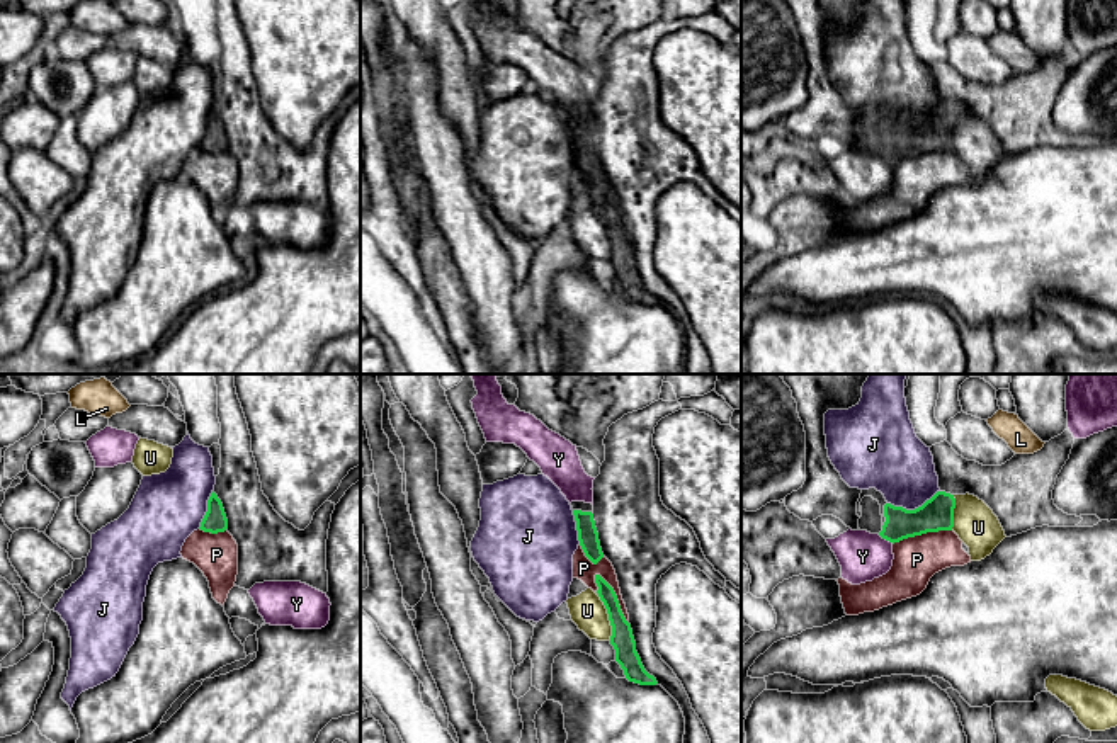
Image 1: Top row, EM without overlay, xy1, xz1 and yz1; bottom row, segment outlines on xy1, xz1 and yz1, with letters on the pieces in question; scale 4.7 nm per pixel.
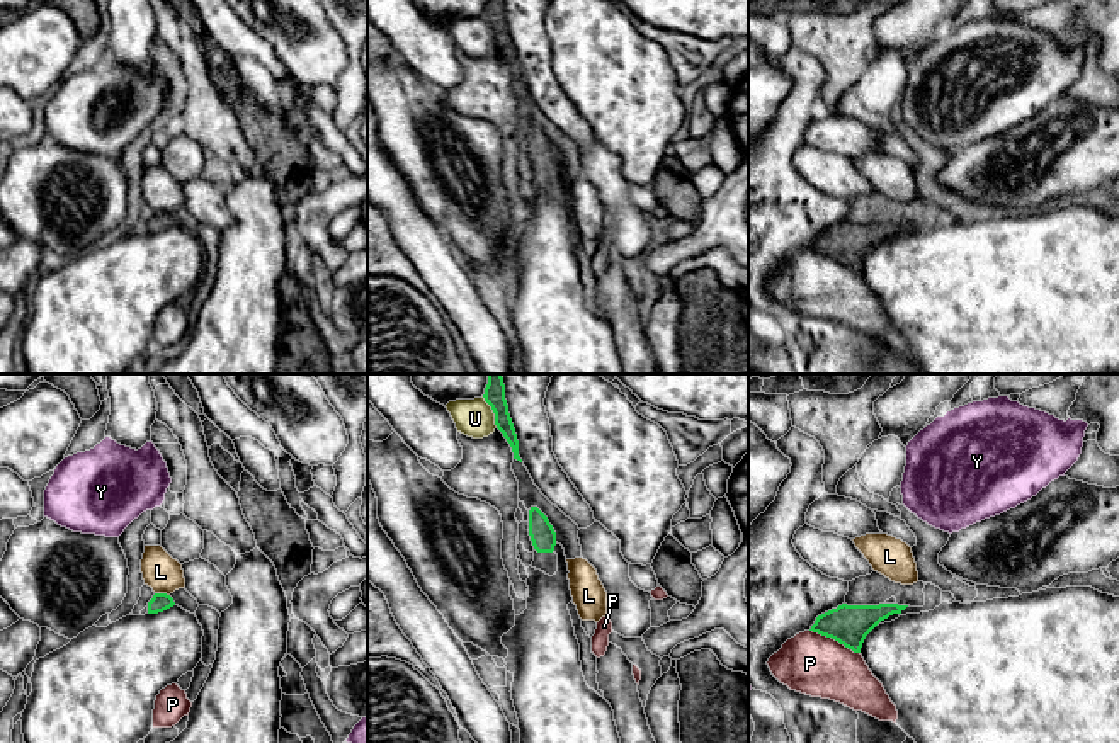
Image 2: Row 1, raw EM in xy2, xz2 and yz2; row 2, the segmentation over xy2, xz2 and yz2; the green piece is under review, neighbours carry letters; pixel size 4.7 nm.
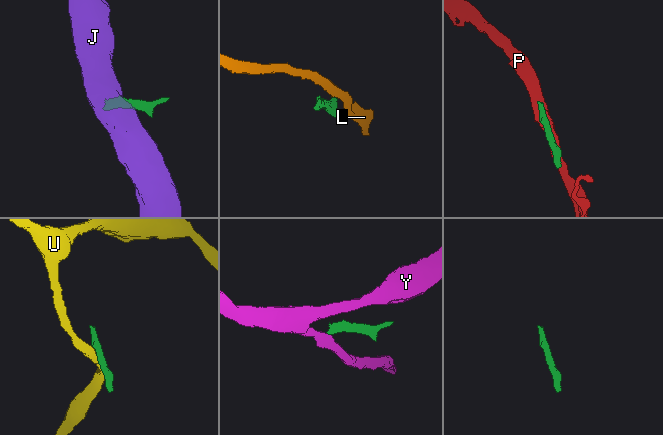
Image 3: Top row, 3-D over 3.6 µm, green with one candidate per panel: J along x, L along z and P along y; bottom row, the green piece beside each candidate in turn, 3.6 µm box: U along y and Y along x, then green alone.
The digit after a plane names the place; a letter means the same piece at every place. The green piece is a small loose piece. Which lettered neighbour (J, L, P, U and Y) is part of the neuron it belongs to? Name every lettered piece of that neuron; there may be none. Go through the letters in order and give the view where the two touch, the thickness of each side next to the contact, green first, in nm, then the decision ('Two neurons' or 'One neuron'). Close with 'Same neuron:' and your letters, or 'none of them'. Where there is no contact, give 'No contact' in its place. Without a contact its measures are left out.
J: Touches green in yz1. Thickness 160 nm (green) against 320 nm. Two neurons
L: Touches green in xy2. Thickness 90 nm (green) against 170 nm. Two neurons
P: Touches green in xz1. Thickness 110 nm (green) against 100 nm. Two neurons
U: Touches green in xz1. Thickness 110 nm (green) against 170 nm. Two neurons
Y: Touches green in yz1. Thickness 150 nm (green) against 220 nm. Two neurons
Same neuron: none of them

